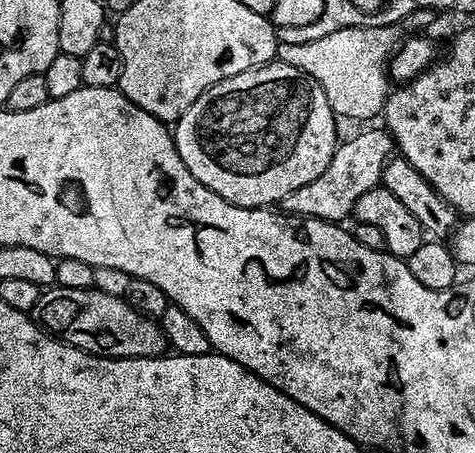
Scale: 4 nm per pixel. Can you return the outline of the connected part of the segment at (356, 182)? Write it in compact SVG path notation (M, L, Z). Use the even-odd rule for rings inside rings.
M368 126L365 132L352 136L348 141L337 143L336 153L330 158L330 166L314 178L314 182L306 182L306 186L298 186L294 194L286 194L279 207L289 216L299 216L309 220L330 220L344 222L356 210L358 198L366 194L366 190L377 187L384 173L386 162L393 155L394 145L391 136L383 127Z

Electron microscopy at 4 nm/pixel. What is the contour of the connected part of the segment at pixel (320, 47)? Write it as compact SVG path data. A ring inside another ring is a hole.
M383 24L382 26L374 26L373 28L343 28L342 30L334 30L330 34L326 34L326 38L318 38L314 42L306 42L305 44L289 44L281 43L278 48L278 60L281 64L289 64L298 70L302 70L302 74L306 74L310 78L314 78L314 82L318 82L318 86L322 86L322 90L326 94L326 102L330 102L332 111L337 117L348 120L368 120L364 122L372 122L372 120L381 115L384 111L384 104L388 101L390 91L390 61L393 52L396 51L401 39L401 29L394 24Z

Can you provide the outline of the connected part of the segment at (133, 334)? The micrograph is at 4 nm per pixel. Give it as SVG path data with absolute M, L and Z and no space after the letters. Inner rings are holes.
M89 286L89 288L60 287L45 287L31 311L36 323L56 339L66 344L73 344L84 352L91 352L94 356L163 356L169 351L168 339L160 329L159 323L153 317L143 316L141 312L131 308L127 299L102 294L95 286Z

